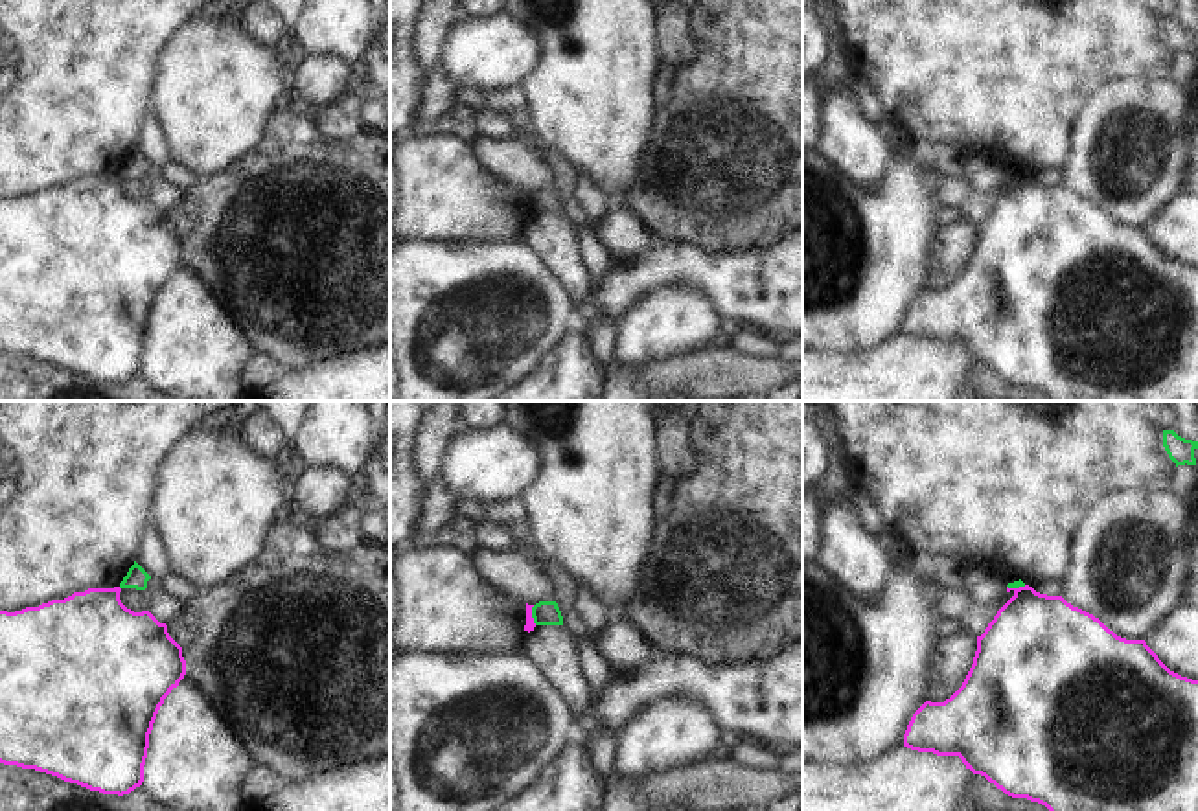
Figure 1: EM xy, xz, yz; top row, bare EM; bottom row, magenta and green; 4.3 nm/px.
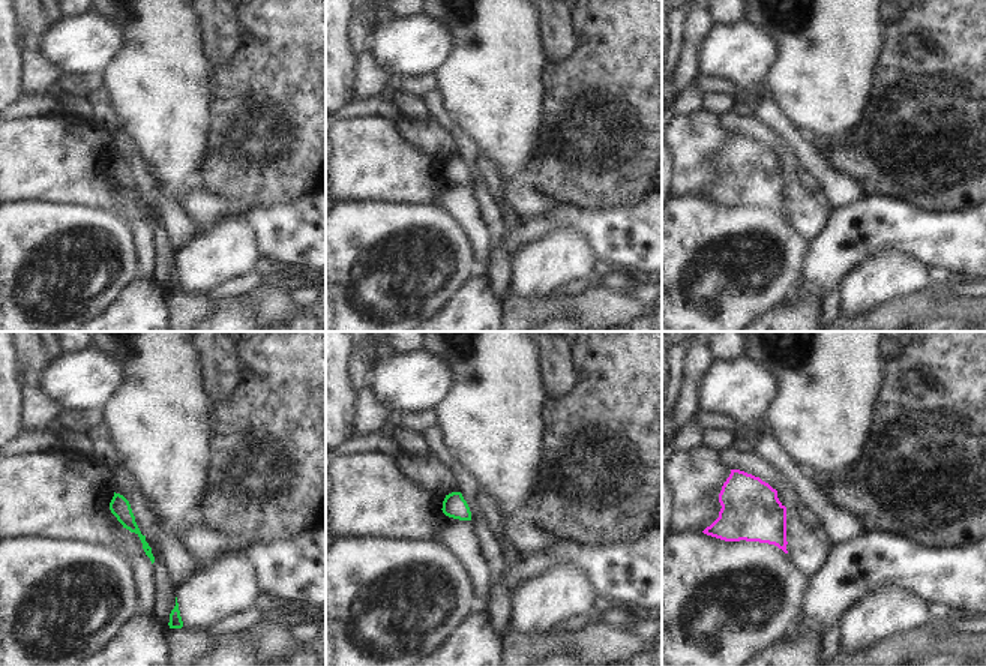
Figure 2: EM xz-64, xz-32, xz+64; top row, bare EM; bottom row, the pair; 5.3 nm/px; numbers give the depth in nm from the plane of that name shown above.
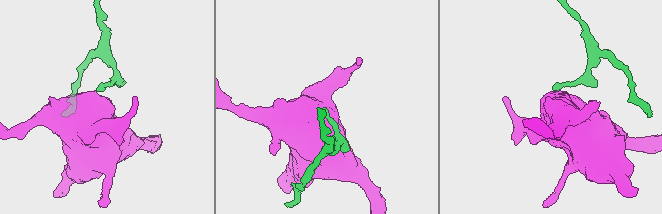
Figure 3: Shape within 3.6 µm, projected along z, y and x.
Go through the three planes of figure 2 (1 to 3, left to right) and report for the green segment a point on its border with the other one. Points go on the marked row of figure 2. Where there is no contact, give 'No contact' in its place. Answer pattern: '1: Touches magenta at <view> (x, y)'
1: No contact
2: No contact
3: No contact

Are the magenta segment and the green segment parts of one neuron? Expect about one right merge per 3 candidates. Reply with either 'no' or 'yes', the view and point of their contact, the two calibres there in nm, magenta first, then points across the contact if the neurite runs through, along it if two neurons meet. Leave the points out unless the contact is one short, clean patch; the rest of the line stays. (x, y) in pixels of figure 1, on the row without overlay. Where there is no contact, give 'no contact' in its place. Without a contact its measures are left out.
no; meets magenta in xz at (530, 203); 40 nm thick on the magenta side, 110 nm on the other; border along xz (532, 194), (532, 208), (536, 212)

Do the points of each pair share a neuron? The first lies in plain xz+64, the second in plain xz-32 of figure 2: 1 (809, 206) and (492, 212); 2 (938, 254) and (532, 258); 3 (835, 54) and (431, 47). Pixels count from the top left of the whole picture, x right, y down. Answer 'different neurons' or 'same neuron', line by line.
1: different neurons
2: different neurons
3: different neurons

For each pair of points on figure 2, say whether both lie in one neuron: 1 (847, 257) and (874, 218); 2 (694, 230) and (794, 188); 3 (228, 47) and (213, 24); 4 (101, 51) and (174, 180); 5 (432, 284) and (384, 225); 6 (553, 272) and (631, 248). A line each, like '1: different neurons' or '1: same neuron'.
1: same neuron
2: different neurons
3: same neuron
4: different neurons
5: same neuron
6: different neurons

